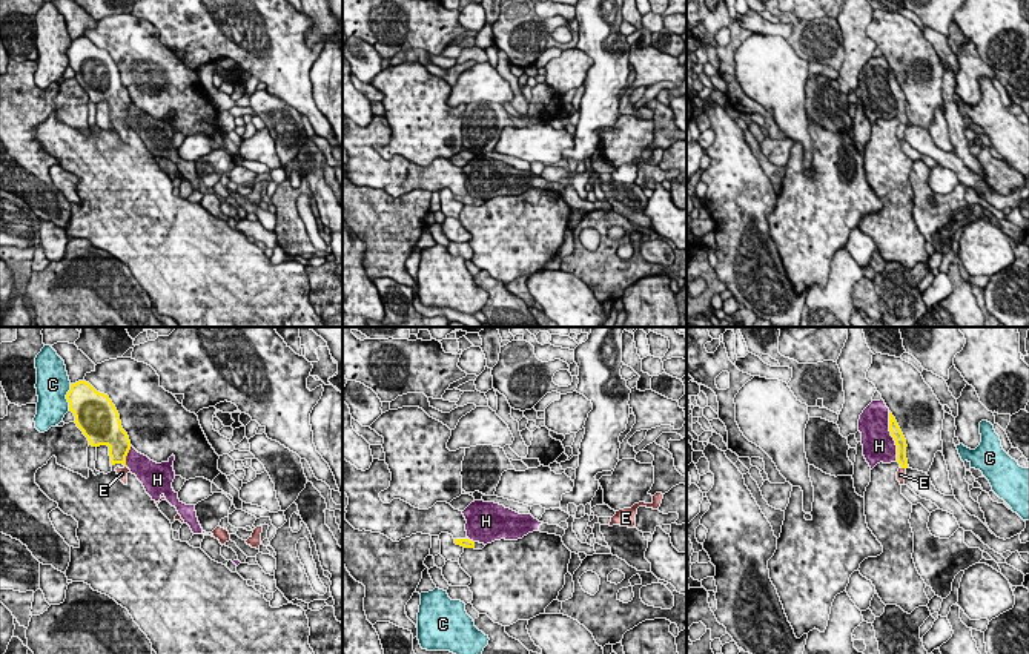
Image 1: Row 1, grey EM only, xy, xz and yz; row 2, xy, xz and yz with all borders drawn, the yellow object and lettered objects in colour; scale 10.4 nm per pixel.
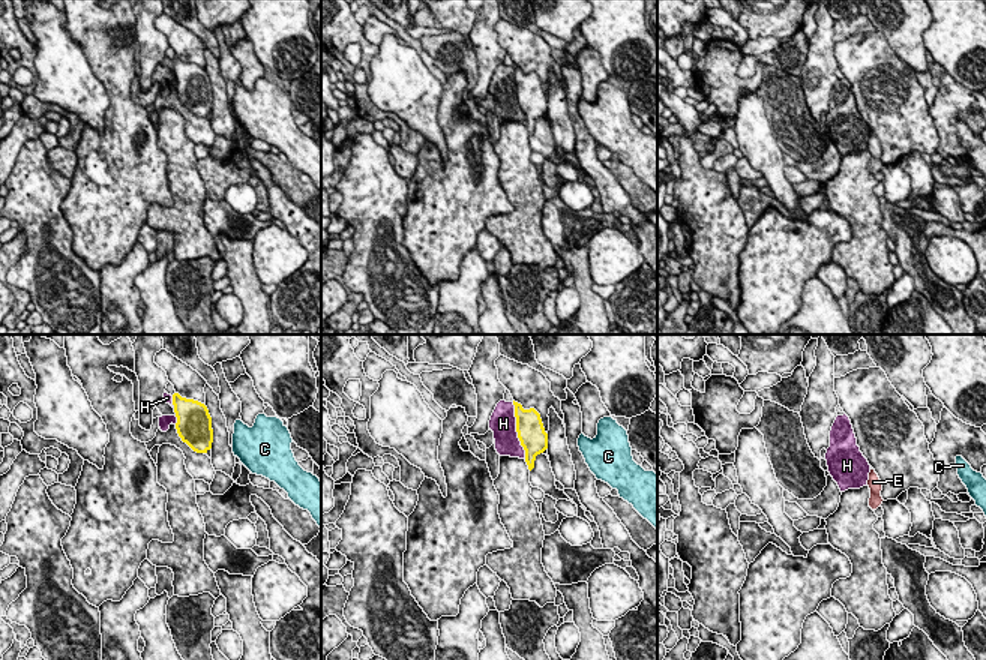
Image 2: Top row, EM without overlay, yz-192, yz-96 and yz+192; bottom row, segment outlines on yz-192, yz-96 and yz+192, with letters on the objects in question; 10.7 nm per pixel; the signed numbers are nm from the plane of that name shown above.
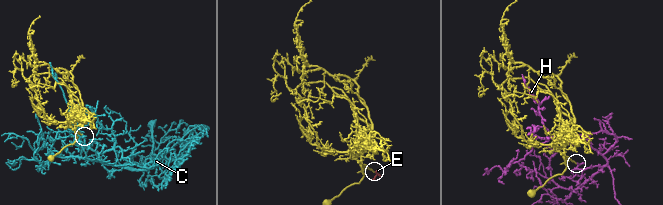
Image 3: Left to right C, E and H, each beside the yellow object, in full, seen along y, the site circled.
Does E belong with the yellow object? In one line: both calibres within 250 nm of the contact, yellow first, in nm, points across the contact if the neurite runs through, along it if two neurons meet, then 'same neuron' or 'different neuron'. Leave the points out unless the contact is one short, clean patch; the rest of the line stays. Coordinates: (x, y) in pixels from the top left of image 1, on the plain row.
100/100 nm | across yz (900, 100), (903, 123), (900, 131) | same neuron

